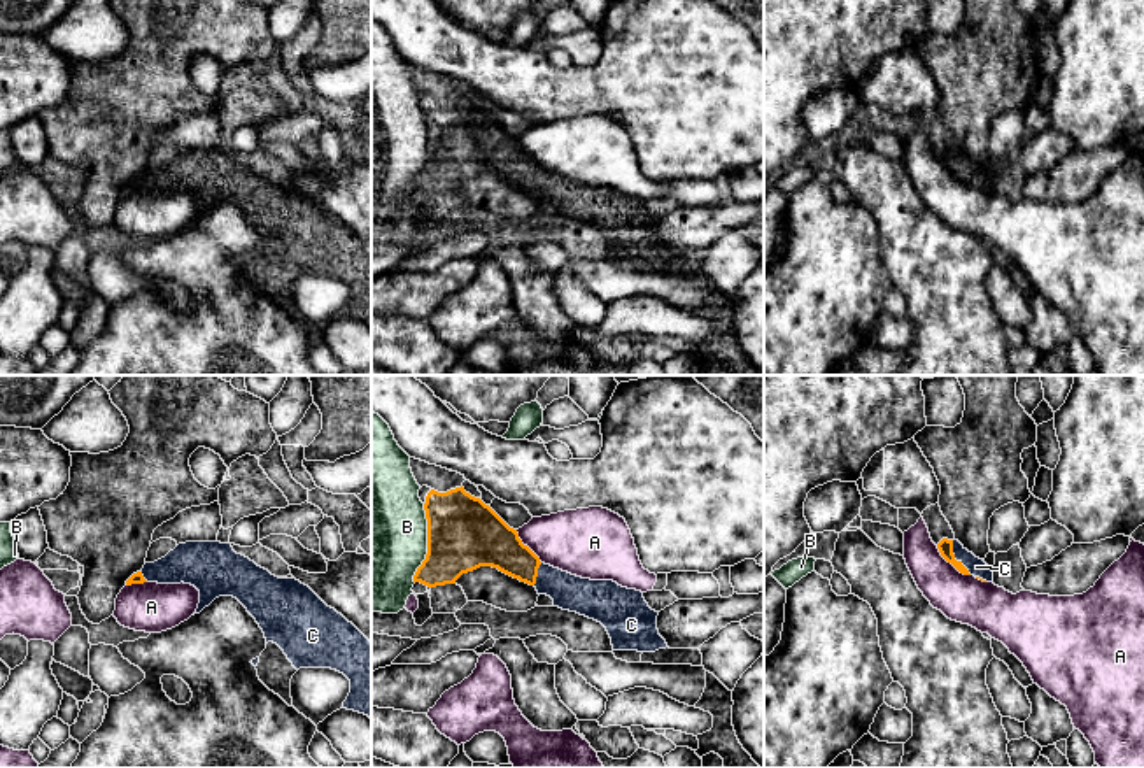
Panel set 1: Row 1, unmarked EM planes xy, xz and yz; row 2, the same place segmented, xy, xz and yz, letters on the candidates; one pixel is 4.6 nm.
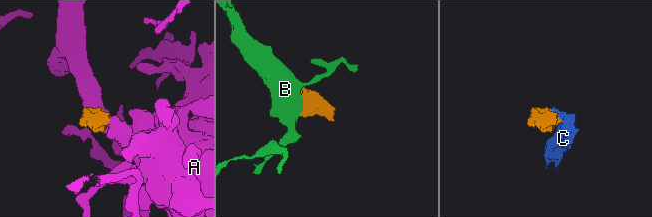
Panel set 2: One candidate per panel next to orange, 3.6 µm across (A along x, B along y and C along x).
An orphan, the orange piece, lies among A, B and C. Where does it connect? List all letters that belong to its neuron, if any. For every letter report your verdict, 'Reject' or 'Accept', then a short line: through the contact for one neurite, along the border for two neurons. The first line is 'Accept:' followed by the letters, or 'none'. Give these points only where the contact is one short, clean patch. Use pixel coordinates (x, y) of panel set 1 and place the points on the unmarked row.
Accept: C
A: Reject. Line: yz (936, 153), (948, 169), (969, 183)
B: Reject. Line: xz (424, 111), (426, 165), (417, 176), (414, 190)
C: Accept. Line: yz (945, 153), (953, 165), (976, 174)

